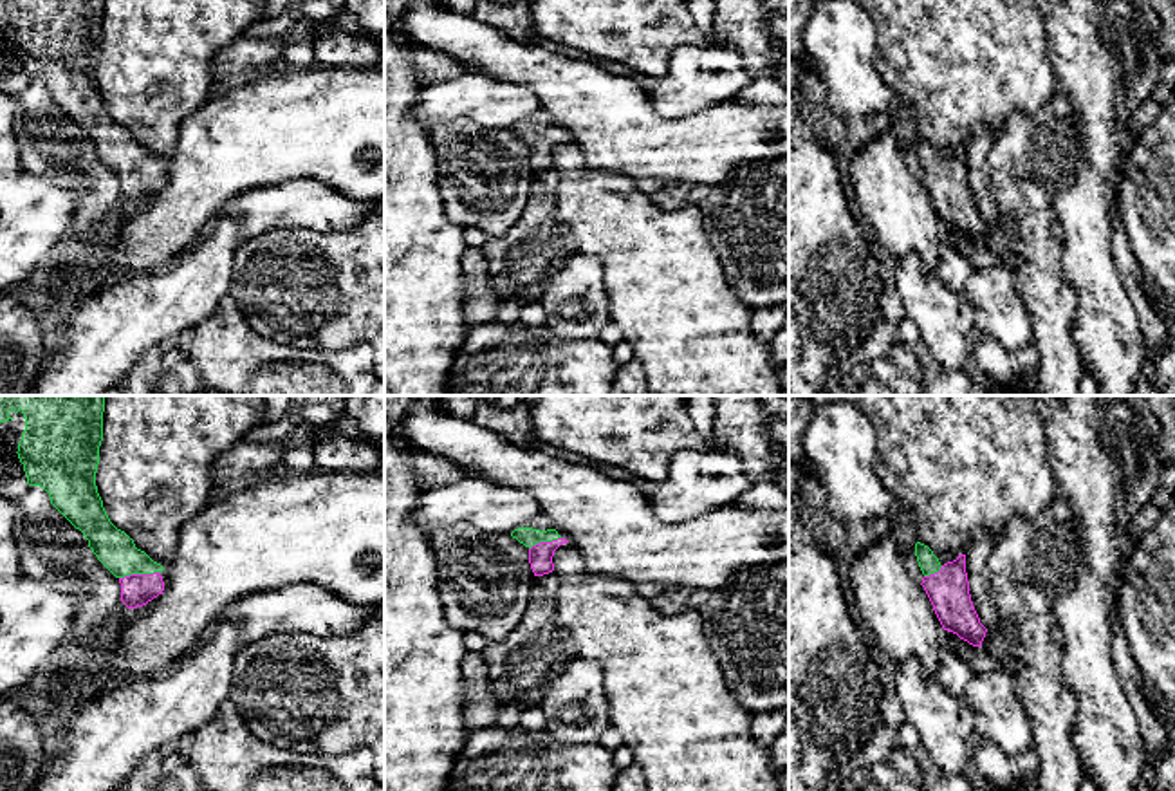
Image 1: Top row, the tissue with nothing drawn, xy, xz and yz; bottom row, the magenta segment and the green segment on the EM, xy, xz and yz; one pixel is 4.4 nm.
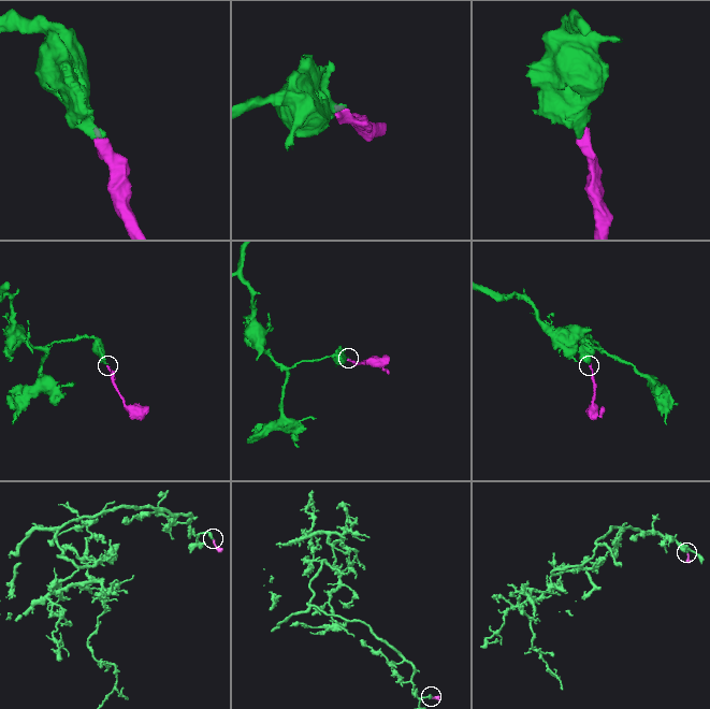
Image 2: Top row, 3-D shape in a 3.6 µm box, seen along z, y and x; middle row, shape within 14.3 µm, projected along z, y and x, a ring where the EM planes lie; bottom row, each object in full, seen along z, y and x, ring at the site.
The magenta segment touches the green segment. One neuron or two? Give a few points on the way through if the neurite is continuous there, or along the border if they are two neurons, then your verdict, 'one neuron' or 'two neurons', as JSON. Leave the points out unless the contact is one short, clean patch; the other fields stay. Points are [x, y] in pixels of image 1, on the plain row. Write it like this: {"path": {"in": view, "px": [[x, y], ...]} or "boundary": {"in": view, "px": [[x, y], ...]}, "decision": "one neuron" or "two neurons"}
{"path": {"in": "xy", "px": [[138, 185], [139, 170], [114, 143]]}, "decision": "one neuron"}

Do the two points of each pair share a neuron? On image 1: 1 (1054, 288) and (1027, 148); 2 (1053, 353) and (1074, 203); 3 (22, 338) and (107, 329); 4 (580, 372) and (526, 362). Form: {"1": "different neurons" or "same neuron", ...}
{"1": "same neuron", "2": "different neurons", "3": "different neurons", "4": "same neuron"}

